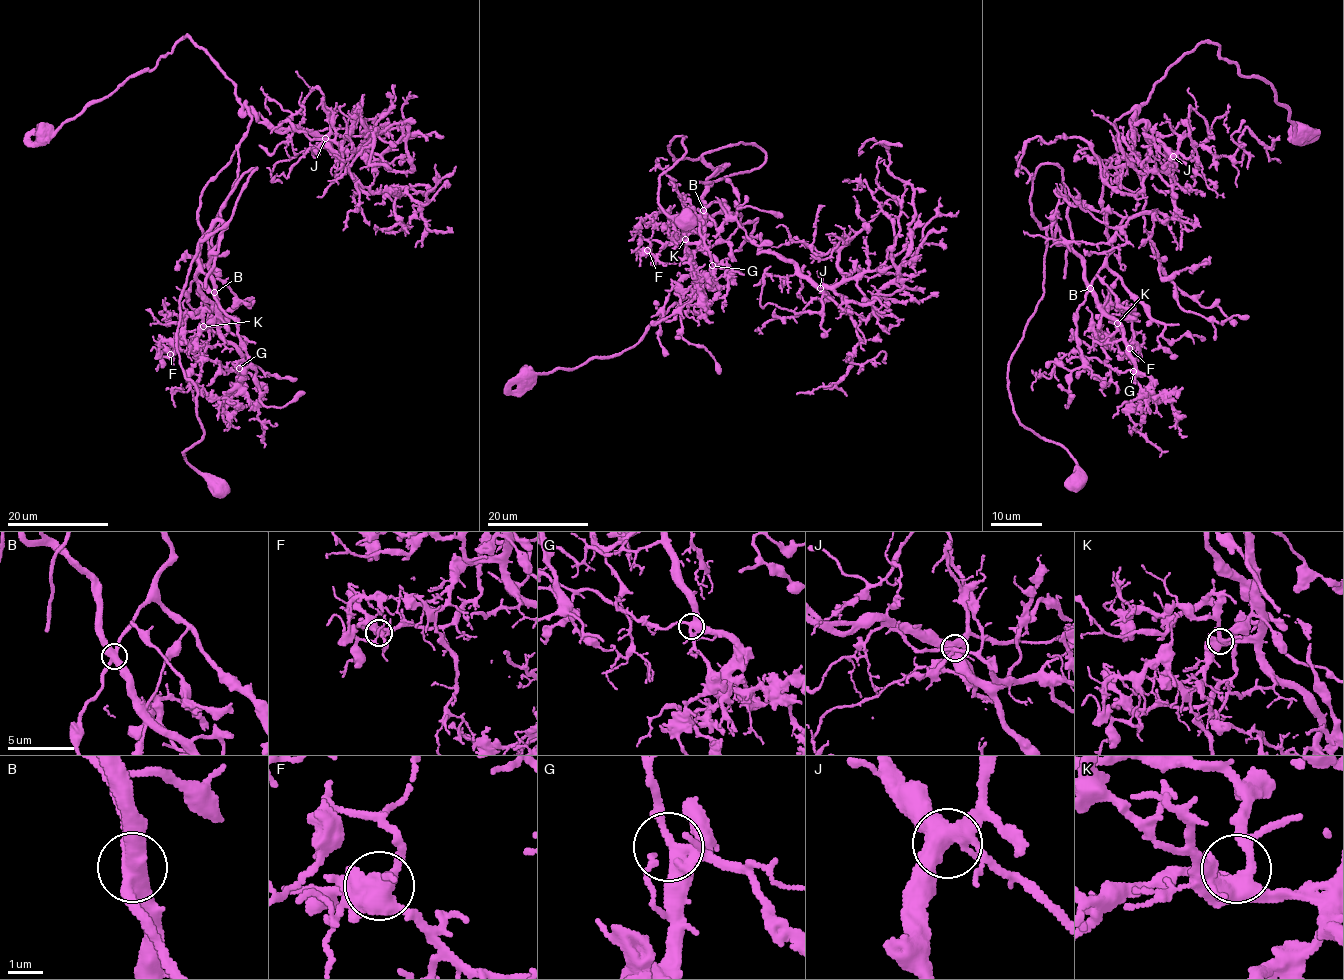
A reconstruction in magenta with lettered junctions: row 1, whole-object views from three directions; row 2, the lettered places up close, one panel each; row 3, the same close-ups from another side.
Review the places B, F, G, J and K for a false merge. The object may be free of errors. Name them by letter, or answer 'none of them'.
B

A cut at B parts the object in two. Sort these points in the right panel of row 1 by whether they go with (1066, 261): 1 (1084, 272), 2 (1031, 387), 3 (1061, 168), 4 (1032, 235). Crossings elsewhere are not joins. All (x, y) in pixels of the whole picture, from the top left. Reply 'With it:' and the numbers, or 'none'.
With it: 1, 2, 3

